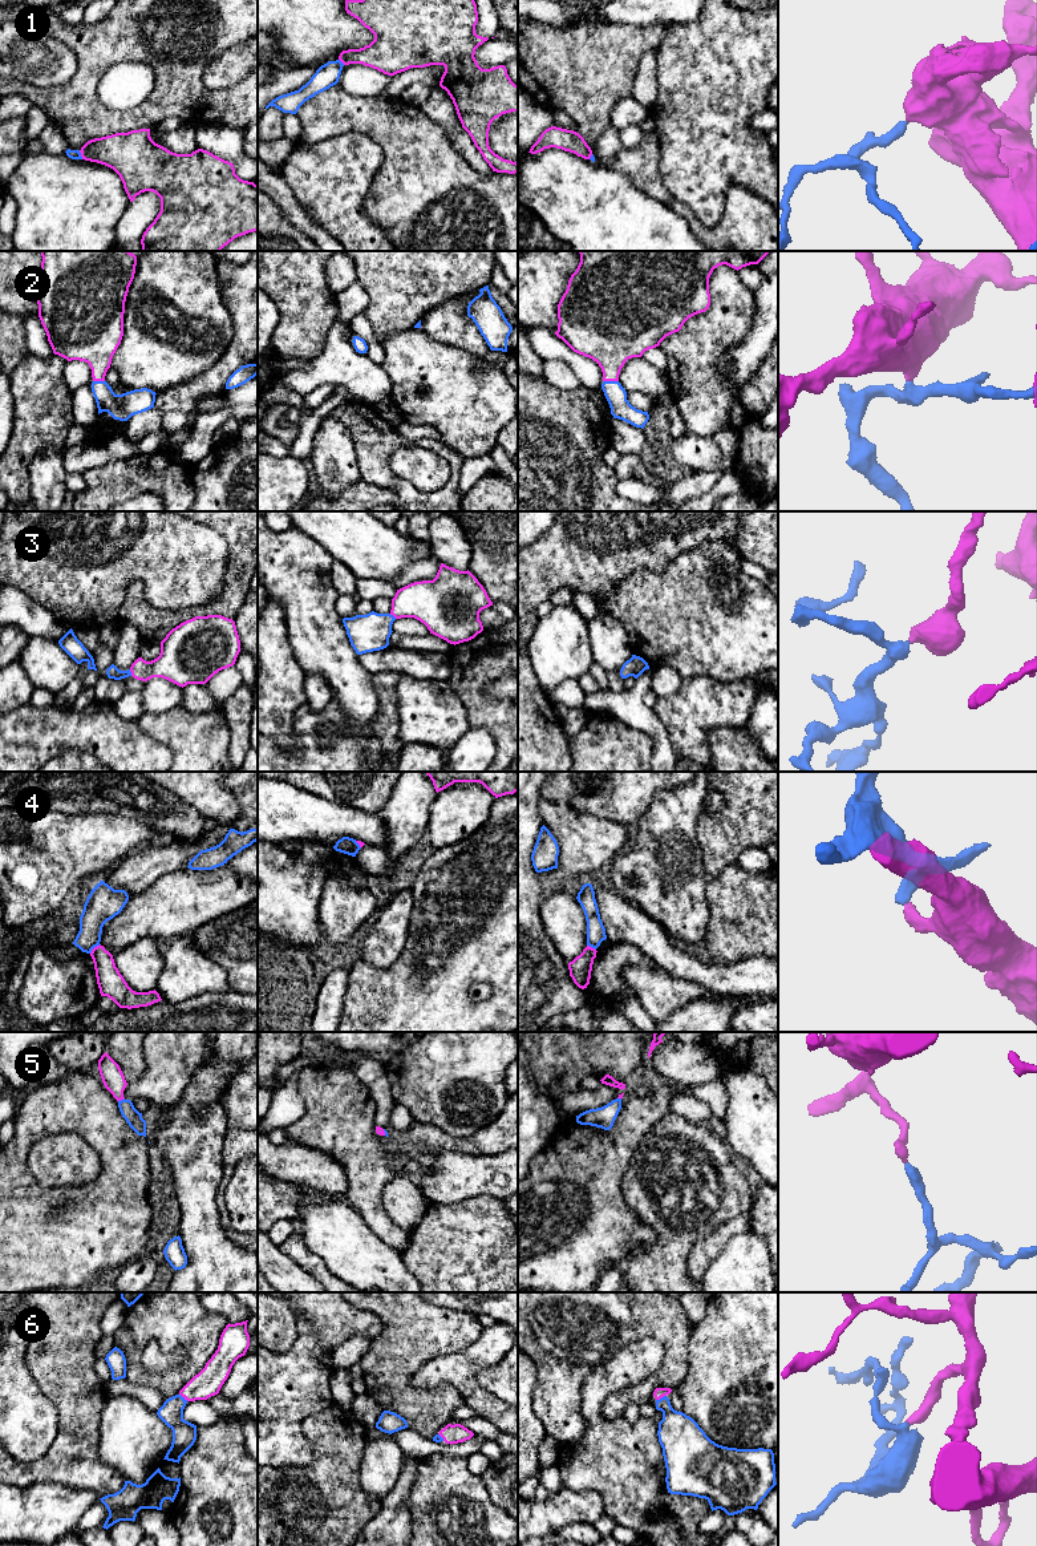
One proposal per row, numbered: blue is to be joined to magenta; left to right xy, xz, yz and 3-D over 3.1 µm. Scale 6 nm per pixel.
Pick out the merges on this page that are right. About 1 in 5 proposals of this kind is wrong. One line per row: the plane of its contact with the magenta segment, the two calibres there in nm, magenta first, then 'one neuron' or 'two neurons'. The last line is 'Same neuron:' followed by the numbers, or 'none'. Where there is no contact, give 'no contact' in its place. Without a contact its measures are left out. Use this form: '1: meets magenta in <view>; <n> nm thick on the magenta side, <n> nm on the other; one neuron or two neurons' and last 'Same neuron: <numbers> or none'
1: meets magenta in xy; 240 nm thick on the magenta side, 60 nm on the other; two neurons
2: meets magenta in yz; 320 nm thick on the magenta side, 130 nm on the other; one neuron
3: meets magenta in xy; 180 nm thick on the magenta side, 80 nm on the other; one neuron
4: meets magenta in xy; 160 nm thick on the magenta side, 190 nm on the other; two neurons
5: meets magenta in xy; 140 nm thick on the magenta side, 100 nm on the other; one neuron
6: meets magenta in yz; 60 nm thick on the magenta side, 240 nm on the other; one neuron
Same neuron: 2, 3, 5, 6

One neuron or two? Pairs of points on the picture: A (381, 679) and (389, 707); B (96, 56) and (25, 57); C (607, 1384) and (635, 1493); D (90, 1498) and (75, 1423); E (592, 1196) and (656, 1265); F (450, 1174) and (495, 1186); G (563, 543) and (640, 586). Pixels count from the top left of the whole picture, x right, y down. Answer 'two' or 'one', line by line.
A: one
B: two
C: one
D: two
E: two
F: one
G: two

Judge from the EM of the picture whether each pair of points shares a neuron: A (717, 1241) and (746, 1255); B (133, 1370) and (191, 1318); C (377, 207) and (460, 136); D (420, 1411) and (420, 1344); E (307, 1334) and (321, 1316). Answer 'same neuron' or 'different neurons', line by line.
A: different neurons
B: same neuron
C: different neurons
D: same neuron
E: different neurons

